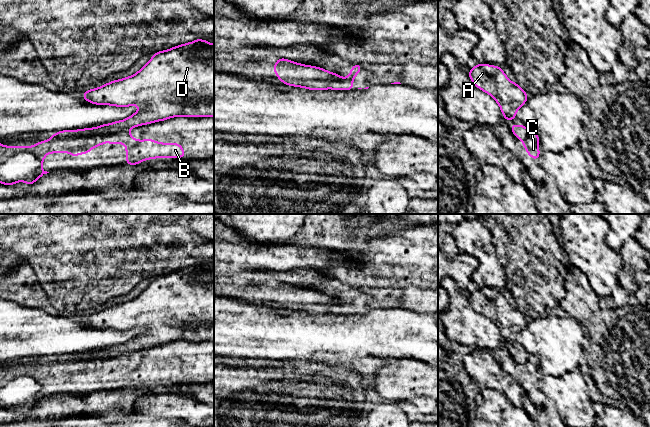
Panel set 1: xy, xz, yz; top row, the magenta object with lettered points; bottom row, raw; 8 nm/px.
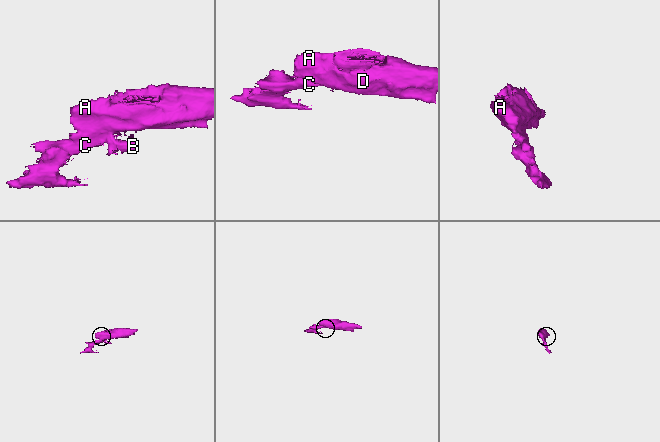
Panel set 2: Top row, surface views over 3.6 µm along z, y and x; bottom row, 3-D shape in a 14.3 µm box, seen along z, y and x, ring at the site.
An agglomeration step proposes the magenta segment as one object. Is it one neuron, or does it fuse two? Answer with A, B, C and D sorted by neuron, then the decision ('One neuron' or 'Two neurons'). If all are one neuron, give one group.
Groups: A D / B C. Two neurons

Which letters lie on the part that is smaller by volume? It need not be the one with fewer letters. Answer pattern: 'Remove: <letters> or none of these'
Remove: B, C

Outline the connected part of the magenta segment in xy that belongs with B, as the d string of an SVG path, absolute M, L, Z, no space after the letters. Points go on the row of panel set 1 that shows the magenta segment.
M129 129L118 132L101 133L97 130L63 130L53 138L30 147L4 146L0 144L0 183L12 186L23 181L28 185L49 172L42 170L42 162L48 153L67 152L71 156L87 154L94 147L106 142L126 146L126 163L136 165L153 158L185 158L179 143L159 143L152 139L136 140Z

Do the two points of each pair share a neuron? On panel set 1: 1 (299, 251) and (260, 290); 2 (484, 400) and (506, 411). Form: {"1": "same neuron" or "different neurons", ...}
{"1": "different neurons", "2": "same neuron"}

